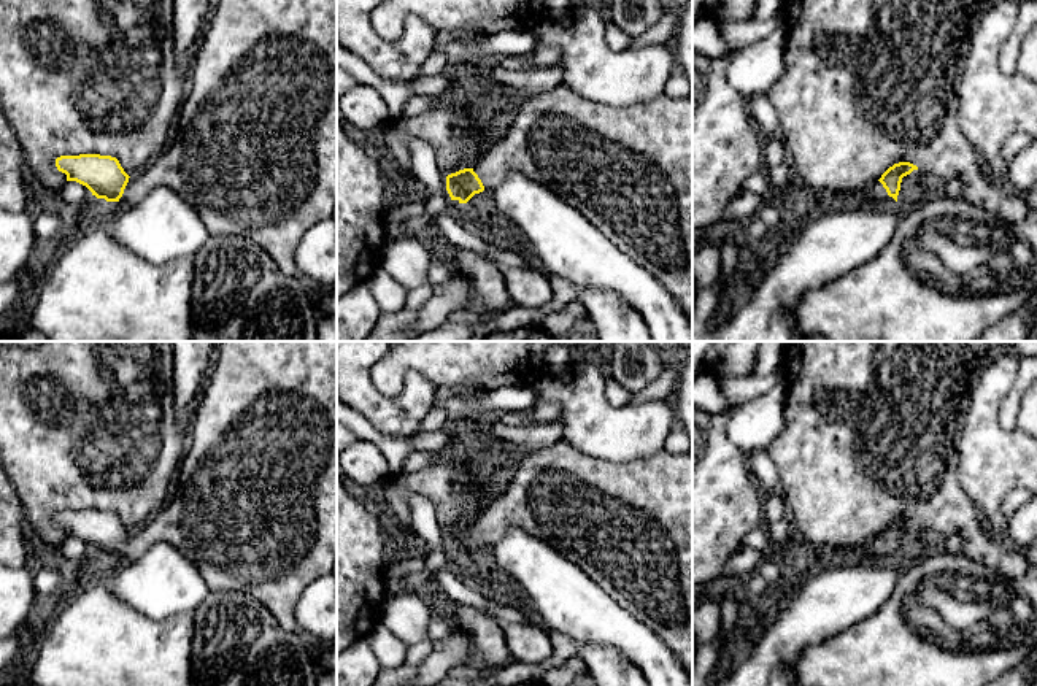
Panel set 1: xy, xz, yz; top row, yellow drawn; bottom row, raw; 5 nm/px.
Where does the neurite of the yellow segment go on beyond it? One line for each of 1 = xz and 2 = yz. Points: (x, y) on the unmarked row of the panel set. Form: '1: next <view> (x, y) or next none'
1: next xz (628, 524)
2: next yz (875, 551)

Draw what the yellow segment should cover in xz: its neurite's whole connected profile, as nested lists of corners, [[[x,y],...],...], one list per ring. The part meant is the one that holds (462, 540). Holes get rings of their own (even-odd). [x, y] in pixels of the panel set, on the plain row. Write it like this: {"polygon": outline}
{"polygon": [[[562,438],[553,446],[519,453],[513,465],[511,481],[502,494],[491,495],[478,519],[446,532],[451,556],[467,559],[475,549],[494,546],[511,527],[522,529],[588,573],[656,634],[692,675],[692,456],[661,449],[642,459],[611,462]]]}

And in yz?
{"polygon": [[[899,518],[889,522],[881,534],[869,541],[864,549],[858,553],[859,561],[886,562],[897,557],[902,534],[918,526],[910,518]]]}

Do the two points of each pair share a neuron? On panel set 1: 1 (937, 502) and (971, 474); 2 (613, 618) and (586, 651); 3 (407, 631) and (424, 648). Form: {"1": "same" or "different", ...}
{"1": "different", "2": "different", "3": "different"}

